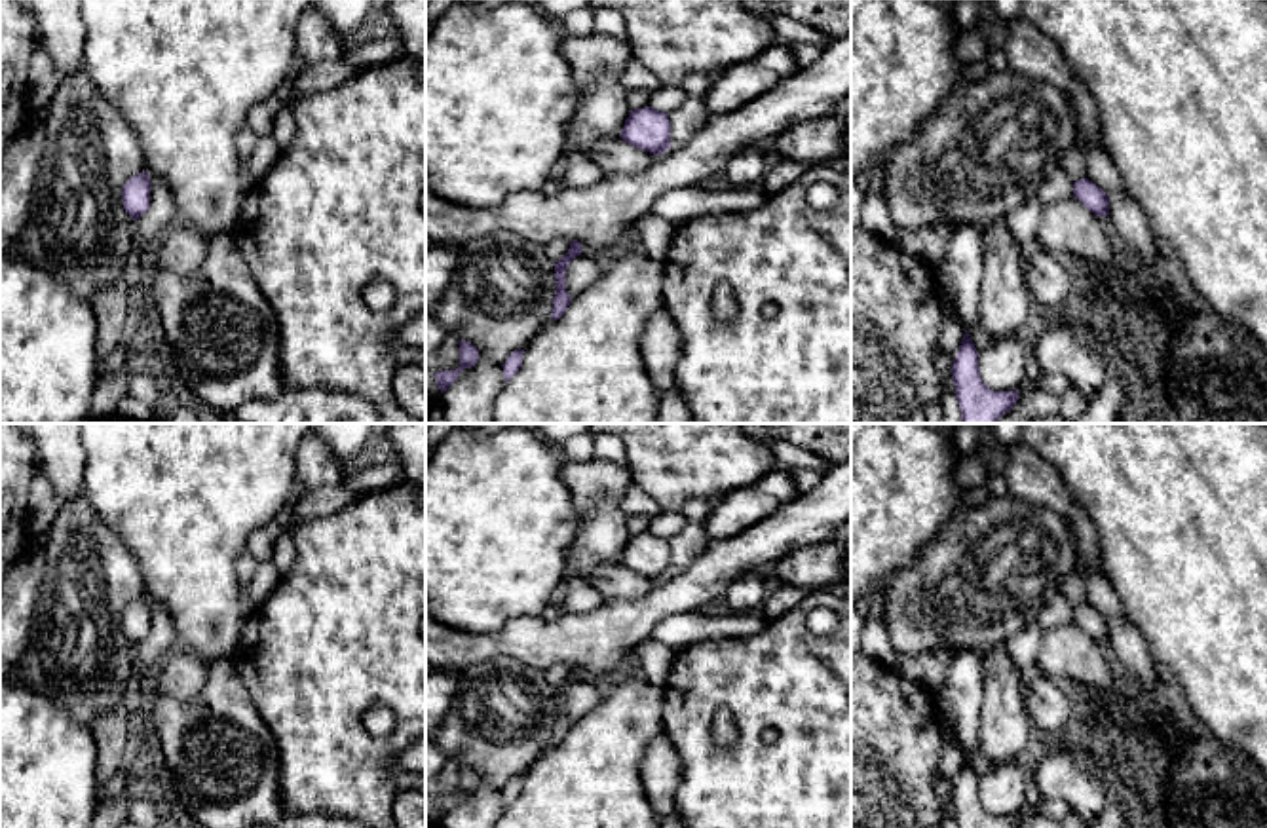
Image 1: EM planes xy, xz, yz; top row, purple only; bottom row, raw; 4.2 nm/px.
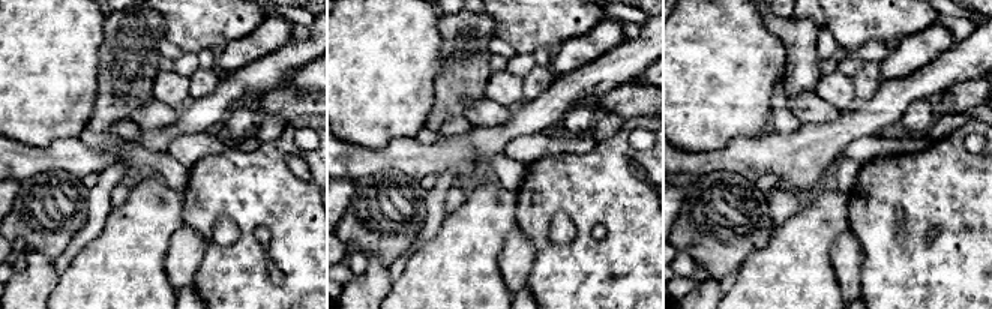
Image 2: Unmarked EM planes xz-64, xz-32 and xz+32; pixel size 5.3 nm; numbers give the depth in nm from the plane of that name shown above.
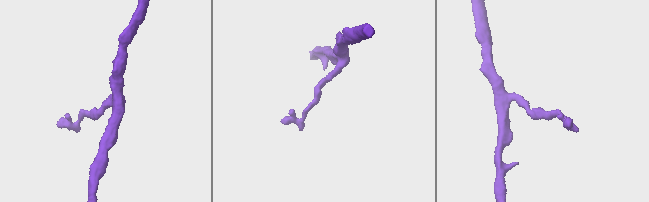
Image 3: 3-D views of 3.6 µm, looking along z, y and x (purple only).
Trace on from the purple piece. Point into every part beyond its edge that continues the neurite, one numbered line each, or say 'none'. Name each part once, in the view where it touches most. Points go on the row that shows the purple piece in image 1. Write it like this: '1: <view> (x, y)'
none

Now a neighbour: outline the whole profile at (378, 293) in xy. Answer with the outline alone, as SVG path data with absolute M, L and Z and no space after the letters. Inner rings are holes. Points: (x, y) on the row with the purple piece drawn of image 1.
M382 277L370 279L363 289L363 300L374 310L384 311L395 300L395 289Z

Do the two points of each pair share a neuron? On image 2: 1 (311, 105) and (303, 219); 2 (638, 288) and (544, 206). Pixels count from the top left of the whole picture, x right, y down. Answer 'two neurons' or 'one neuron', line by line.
1: two neurons
2: one neuron

